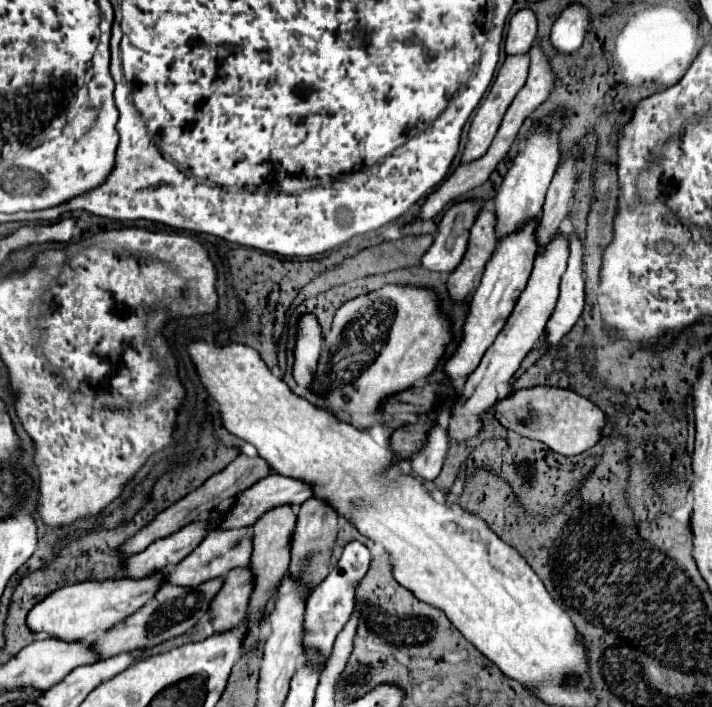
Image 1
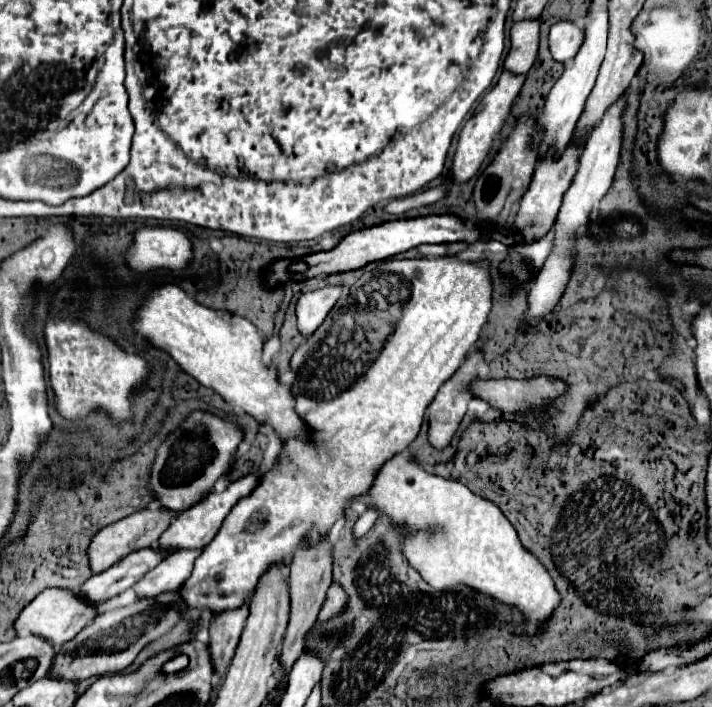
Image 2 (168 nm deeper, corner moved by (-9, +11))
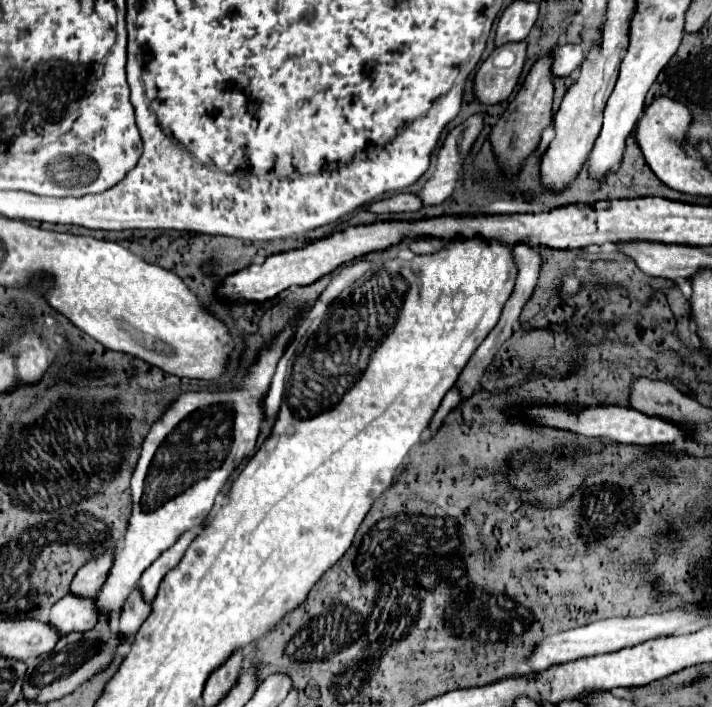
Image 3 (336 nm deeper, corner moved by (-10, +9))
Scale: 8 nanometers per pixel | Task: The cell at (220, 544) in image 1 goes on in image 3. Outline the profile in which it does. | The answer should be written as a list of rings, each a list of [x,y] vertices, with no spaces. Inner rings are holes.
[[[136,588],[136,590],[128,596],[128,600],[126,600],[126,604],[124,604],[124,610],[122,610],[122,614],[120,614],[118,636],[120,636],[122,640],[134,638],[134,634],[138,632],[138,628],[142,626],[142,622],[148,618],[148,614],[150,614],[150,604],[142,602],[140,590]]]

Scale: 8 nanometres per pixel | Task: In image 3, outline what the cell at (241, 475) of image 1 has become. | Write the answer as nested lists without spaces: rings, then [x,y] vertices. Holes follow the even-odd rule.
[[[104,552],[100,558],[92,558],[90,562],[86,562],[74,576],[70,584],[70,594],[80,598],[94,598],[106,580],[112,560],[114,560],[114,552]]]

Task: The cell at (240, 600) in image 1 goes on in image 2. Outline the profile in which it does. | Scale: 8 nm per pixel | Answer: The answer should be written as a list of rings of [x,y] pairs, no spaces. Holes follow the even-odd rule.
[[[243,604],[233,610],[213,612],[209,620],[209,634],[211,634],[209,648],[211,648],[215,672],[219,676],[225,676],[227,662],[235,654],[235,648],[241,638],[247,616],[249,616],[249,604]]]

